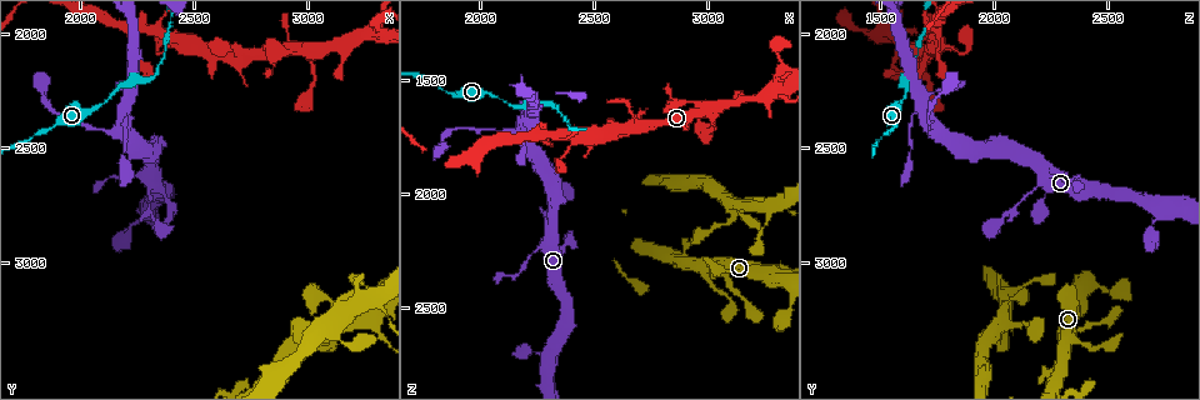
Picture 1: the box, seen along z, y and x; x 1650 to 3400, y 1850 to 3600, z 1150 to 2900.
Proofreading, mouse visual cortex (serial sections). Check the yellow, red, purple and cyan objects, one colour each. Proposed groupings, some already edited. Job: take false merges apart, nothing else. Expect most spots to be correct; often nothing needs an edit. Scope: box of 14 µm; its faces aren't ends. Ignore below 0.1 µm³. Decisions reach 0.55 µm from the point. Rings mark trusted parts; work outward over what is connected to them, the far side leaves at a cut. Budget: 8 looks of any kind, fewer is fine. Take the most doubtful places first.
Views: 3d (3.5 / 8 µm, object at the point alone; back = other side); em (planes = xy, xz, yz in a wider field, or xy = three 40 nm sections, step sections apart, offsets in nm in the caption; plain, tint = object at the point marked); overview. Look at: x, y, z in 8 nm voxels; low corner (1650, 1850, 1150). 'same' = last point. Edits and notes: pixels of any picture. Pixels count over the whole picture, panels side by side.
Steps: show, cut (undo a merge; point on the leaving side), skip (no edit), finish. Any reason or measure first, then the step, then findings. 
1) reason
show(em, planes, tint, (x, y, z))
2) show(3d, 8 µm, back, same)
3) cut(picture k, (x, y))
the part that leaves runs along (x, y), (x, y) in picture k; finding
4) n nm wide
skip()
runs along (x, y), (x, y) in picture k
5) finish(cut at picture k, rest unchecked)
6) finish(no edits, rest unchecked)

sharp bend
show(3d, 3.5 µm, (2200, 2310, 1690))

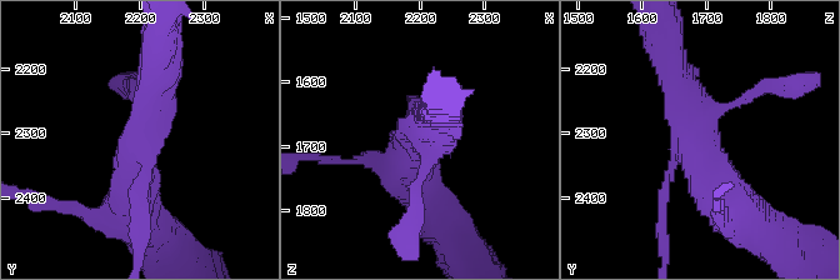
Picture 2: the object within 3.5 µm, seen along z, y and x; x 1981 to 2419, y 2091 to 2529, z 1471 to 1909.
show(em, planes, tint, (2200, 2325, 1680))

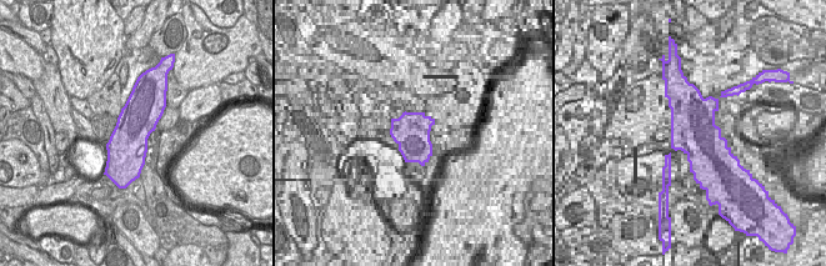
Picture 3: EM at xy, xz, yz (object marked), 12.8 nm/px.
skip()
runs along (746, 220), (673, 70) in picture 2; continuous, no second cell

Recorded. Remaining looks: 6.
abrupt turn
show(em, planes, tint, (3300, 1990, 1520))

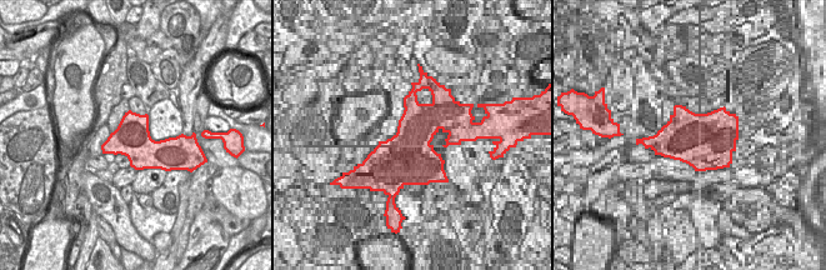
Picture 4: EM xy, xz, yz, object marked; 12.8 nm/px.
see where the arms go
show(3d, 3.5 µm, same)

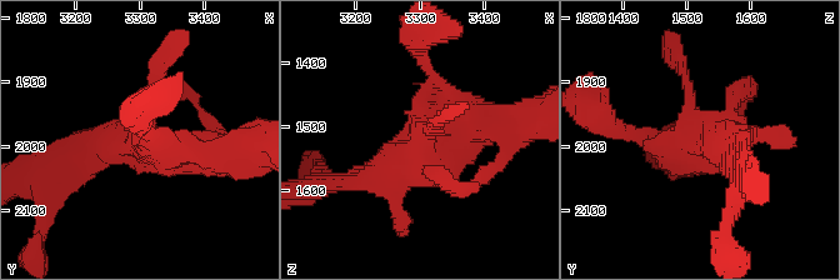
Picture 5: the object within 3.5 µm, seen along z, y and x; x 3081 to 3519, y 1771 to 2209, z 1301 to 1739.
460 nm wide
skip()
runs along (353, 180), (418, 154), (449, 115), (436, 84) in picture 5; continuous, no second cell

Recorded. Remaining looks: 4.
branch point
show(3d, 3.5 µm, (2430, 2020, 1750))

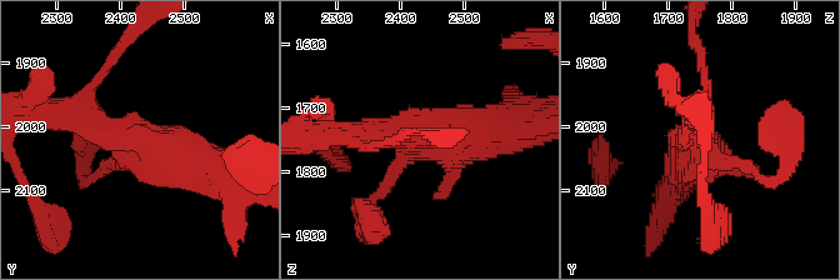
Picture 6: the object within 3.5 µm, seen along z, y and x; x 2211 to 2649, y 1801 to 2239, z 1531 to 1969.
skip()
runs along (234, 175), (80, 118) in picture 6; one cell here

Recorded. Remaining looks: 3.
finish(no edits, rest unchecked)

